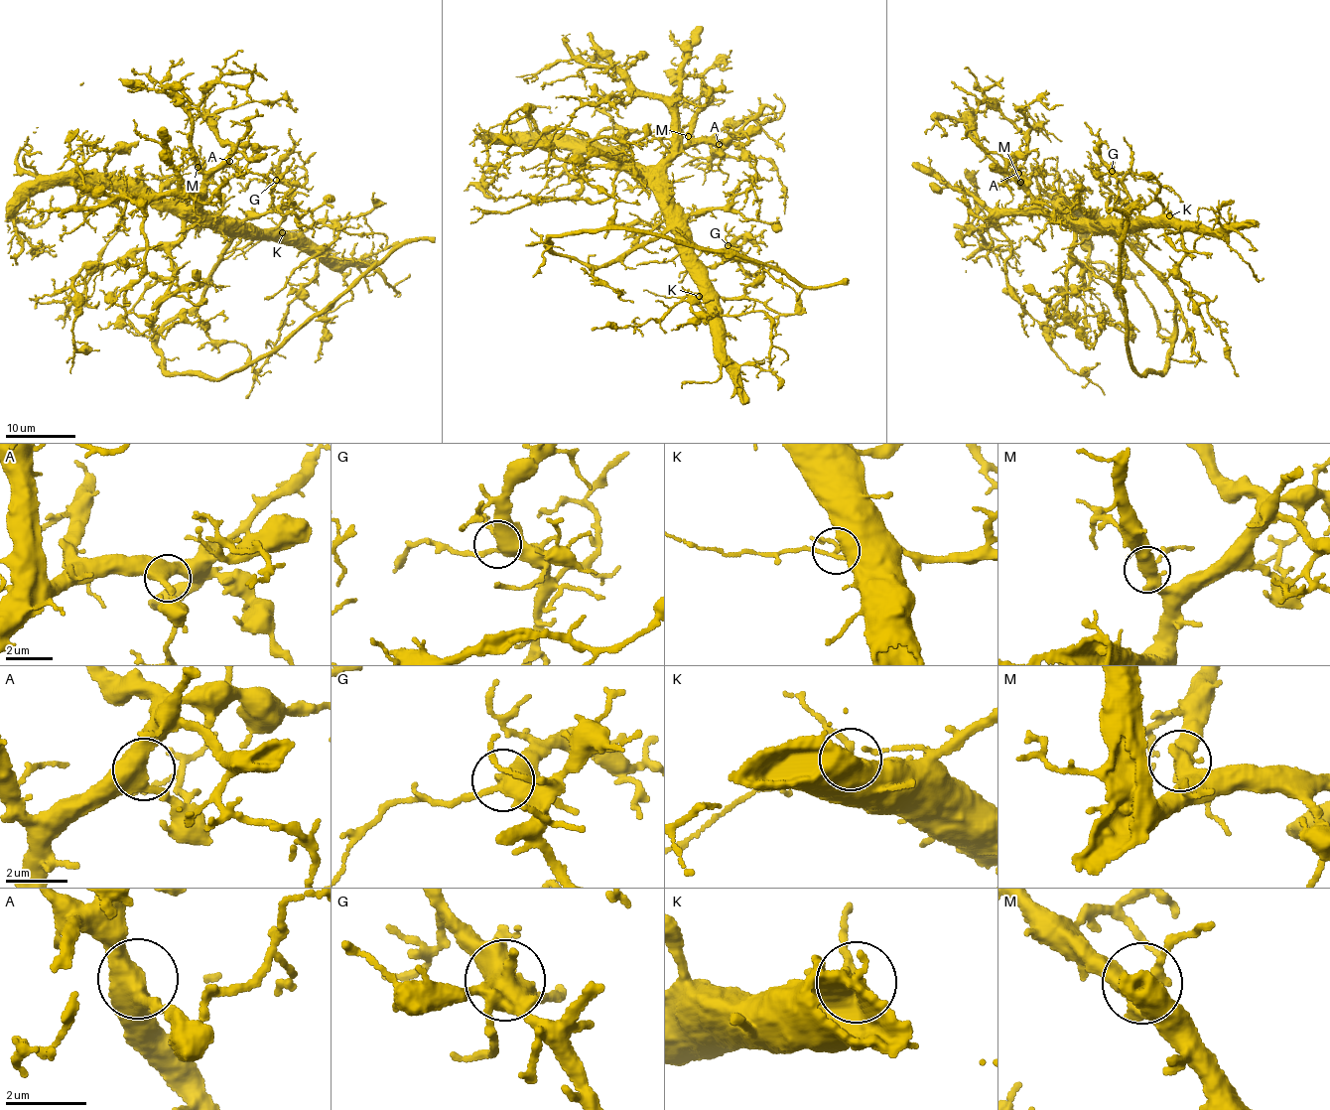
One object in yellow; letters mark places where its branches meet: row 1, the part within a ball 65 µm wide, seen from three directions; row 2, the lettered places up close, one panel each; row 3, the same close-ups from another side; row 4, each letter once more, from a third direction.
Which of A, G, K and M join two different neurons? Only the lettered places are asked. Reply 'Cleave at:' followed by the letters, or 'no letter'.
Cleave at: no letter

